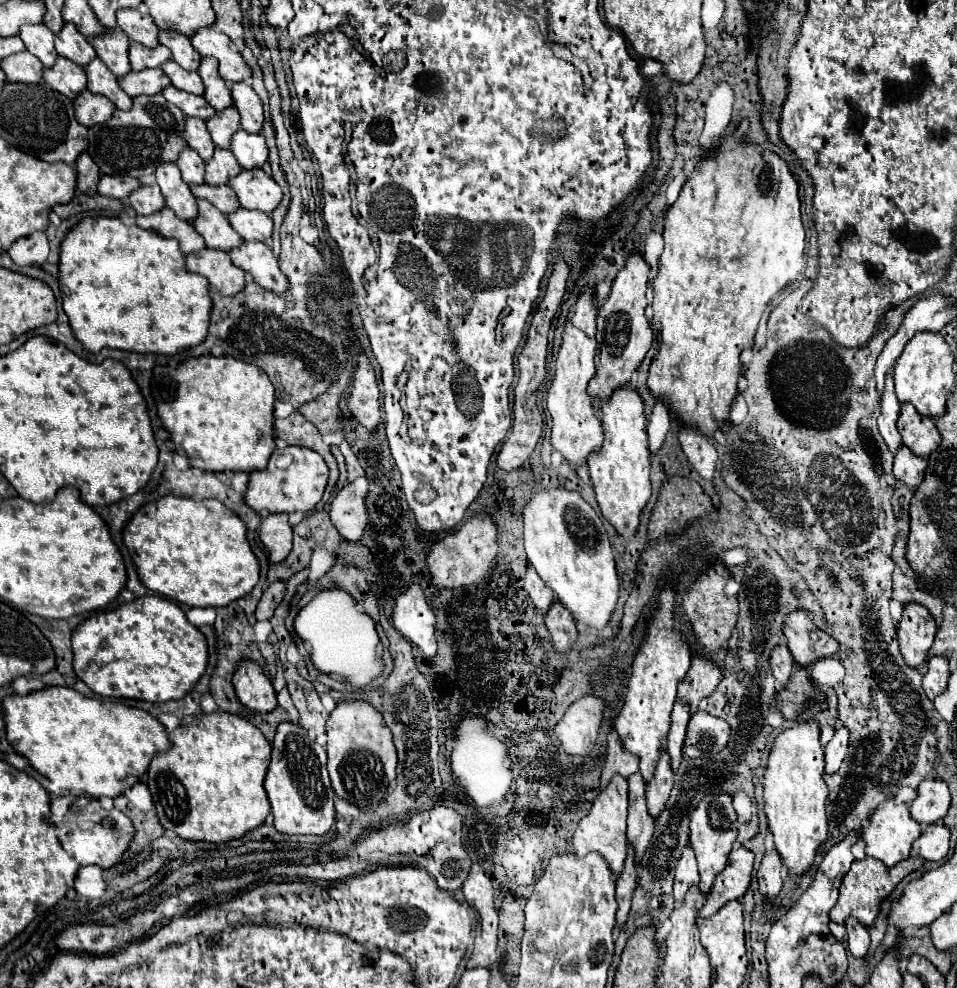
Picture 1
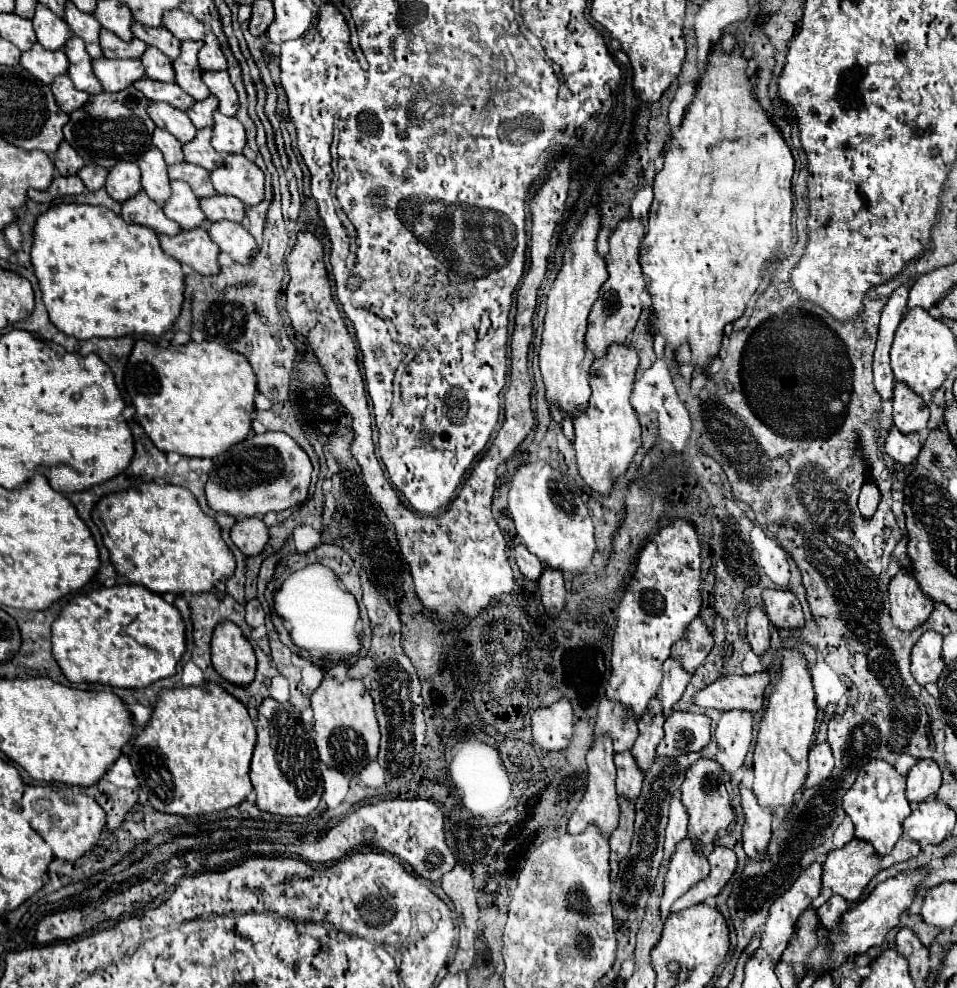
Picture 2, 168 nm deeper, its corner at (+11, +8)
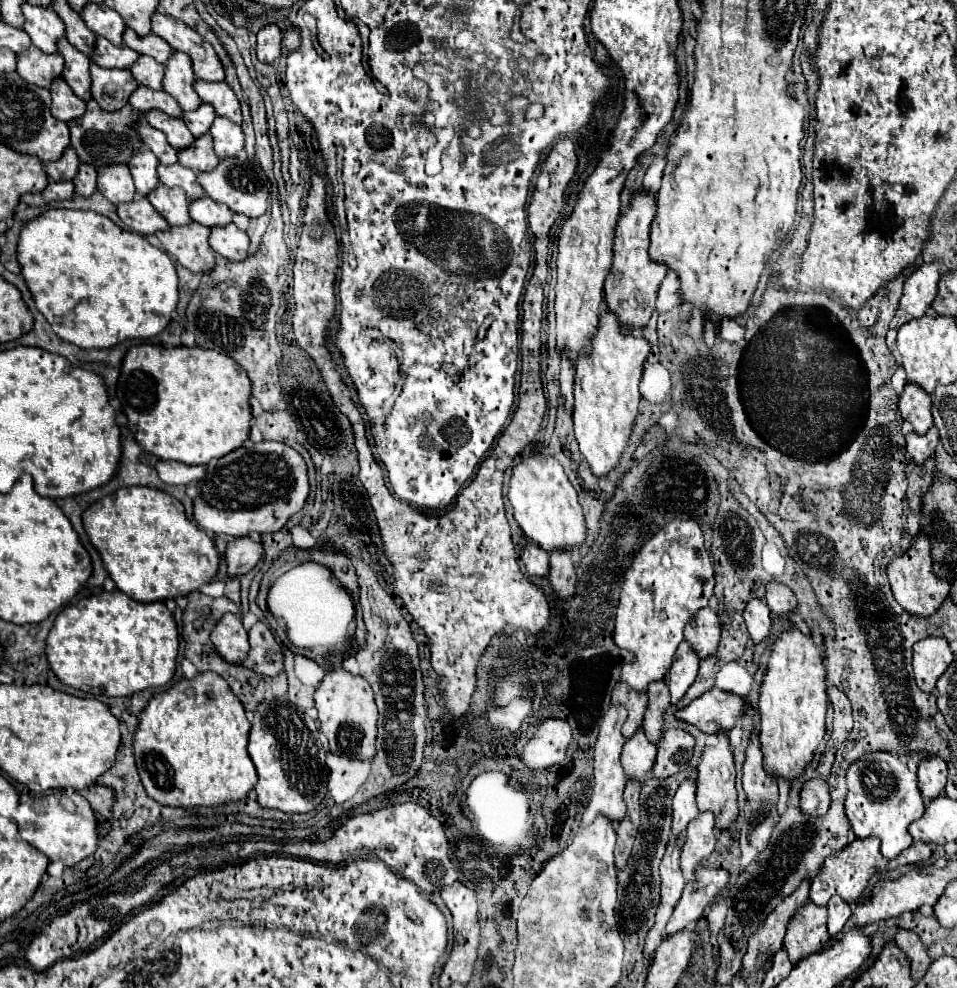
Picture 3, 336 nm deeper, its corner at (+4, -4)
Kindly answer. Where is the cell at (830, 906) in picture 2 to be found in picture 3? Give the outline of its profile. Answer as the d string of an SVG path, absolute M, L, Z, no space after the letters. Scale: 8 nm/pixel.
M838 895L832 897L828 903L828 933L836 935L844 927L844 923L848 923L848 917L852 917L850 905Z

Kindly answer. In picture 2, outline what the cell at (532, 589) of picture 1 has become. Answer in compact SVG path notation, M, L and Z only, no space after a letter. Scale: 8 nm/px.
M519 543L515 547L515 553L517 553L517 567L519 567L521 575L529 581L537 581L543 573L543 563L537 561L537 557L533 553L529 553L523 543Z

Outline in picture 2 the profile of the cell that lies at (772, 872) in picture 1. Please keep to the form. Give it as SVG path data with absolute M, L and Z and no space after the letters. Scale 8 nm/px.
M739 785L741 793L741 807L745 813L745 825L743 825L743 849L747 857L757 857L765 851L765 845L771 837L771 809L761 807L757 803L757 797L747 785Z

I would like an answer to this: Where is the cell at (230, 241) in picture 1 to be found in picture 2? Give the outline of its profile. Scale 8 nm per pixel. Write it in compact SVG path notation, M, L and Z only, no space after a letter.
M171 181L171 197L163 203L163 211L169 219L179 223L181 229L207 225L207 219L199 207L199 199L183 181Z

